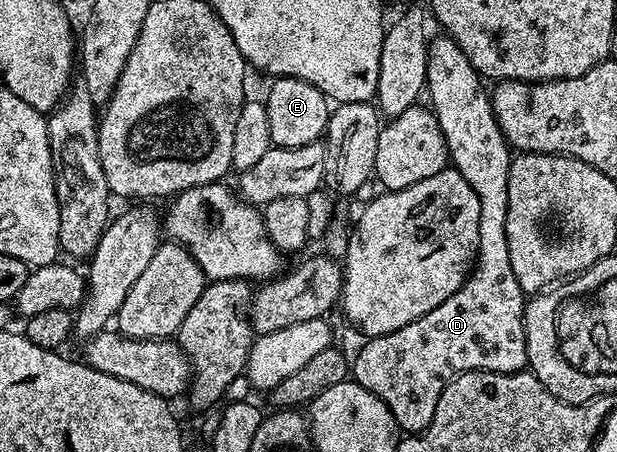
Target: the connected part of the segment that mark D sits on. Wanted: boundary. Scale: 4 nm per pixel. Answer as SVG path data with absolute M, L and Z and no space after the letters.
M445 33L439 35L437 40L434 38L428 44L429 60L426 63L425 86L431 110L437 116L445 138L452 170L458 171L463 181L467 181L467 185L475 189L475 197L479 197L477 257L464 285L454 295L447 297L443 305L411 321L411 325L403 325L403 329L366 338L365 344L358 349L357 356L354 354L351 359L352 378L359 385L363 385L363 389L371 389L371 393L375 393L375 397L379 397L379 401L383 401L383 405L391 409L398 428L405 433L420 433L429 428L431 417L435 417L435 405L439 405L443 389L456 375L461 375L464 371L523 371L529 361L525 340L527 295L521 290L519 281L515 281L515 269L511 269L511 253L507 249L507 181L511 148L499 129L497 118L493 116L490 92L481 88L482 76L477 74L471 61L467 61L467 53L459 49L454 39Z

